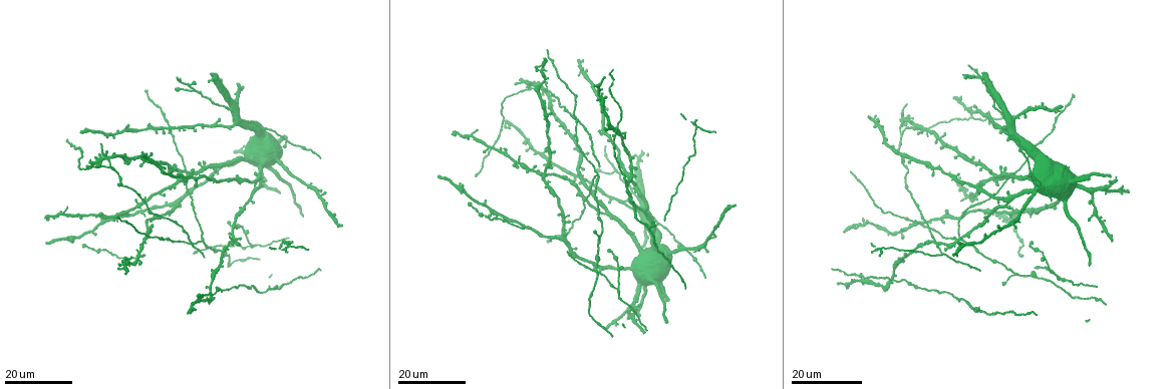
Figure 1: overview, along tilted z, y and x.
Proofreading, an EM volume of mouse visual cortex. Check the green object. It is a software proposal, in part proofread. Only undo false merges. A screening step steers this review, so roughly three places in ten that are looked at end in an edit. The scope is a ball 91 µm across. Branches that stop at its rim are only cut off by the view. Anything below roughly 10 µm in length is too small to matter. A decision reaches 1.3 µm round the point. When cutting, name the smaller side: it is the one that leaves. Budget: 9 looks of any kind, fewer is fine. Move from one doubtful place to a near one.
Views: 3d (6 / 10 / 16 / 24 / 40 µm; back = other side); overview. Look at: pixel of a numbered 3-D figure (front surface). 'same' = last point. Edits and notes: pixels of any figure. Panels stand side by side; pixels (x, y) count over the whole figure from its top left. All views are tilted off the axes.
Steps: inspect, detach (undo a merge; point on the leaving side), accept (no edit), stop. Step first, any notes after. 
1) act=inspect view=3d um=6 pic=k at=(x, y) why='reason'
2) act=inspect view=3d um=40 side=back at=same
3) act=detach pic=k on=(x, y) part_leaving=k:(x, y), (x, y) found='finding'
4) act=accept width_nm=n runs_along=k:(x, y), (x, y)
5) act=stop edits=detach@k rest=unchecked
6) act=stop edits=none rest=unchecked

act=inspect view=3d um=24 pic=1 at=(894, 269) why='sudden change in width'

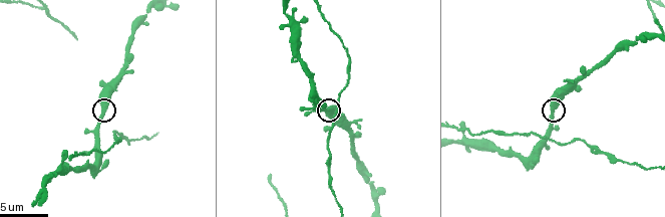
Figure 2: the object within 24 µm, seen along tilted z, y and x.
act=inspect view=3d um=6 pic=2 at=(552, 110) why='zoom in'

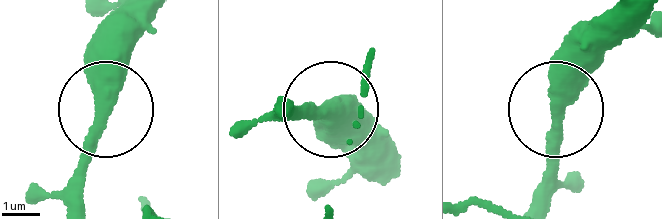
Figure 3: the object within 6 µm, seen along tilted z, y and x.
act=accept width_nm=390 runs_along=3:(389, 170), (338, 133), (332, 118), (301, 106), (291, 117) found='continuous, no second neuron'

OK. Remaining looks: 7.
act=inspect view=3d um=24 pic=1 at=(542, 87) why='side arm on a straight run'

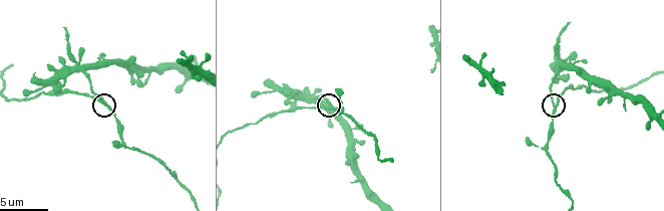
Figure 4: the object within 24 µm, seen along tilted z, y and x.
act=inspect view=3d um=10 pic=4 at=(331, 106)

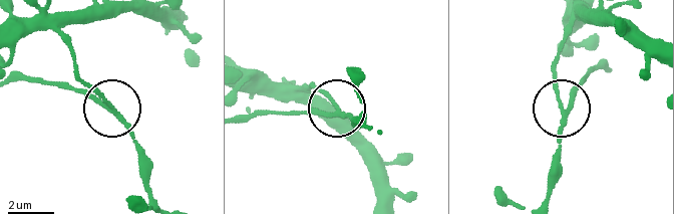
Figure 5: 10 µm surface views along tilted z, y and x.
act=detach pic=5 on=(571, 94) part_leaving=5:(562, 118), (577, 86), (593, 69), (608, 67) found='two neurons meet here'

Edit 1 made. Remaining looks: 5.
act=inspect view=overview

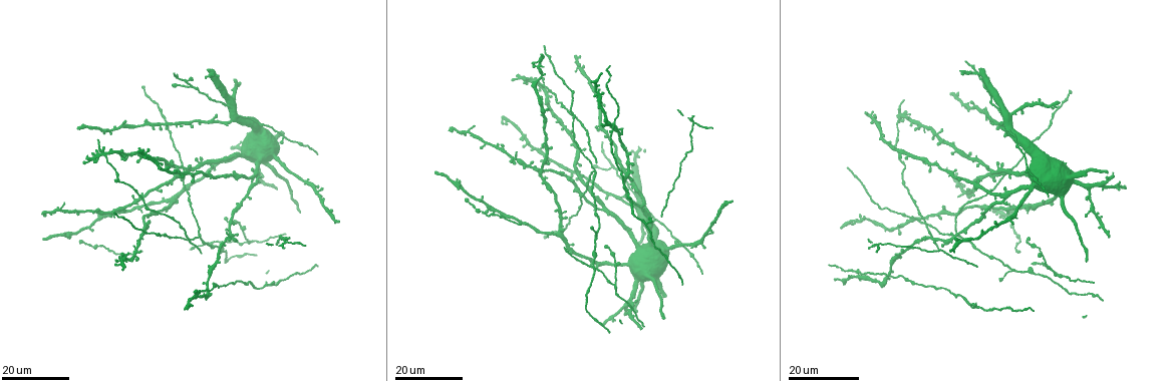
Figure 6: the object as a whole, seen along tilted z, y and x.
act=inspect view=3d um=16 pic=6 at=(594, 175)

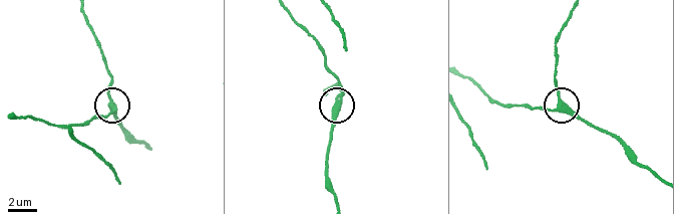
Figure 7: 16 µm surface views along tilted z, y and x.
act=inspect view=3d um=6 pic=7 at=(559, 109)

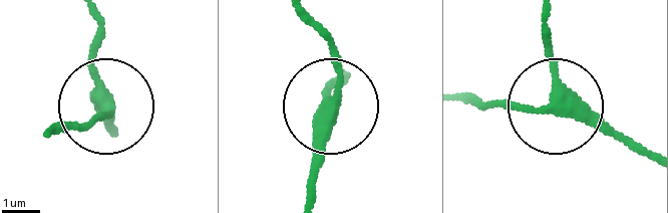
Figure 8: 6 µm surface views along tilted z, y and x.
act=accept arms=3 runs_along=8:(544, 10), (554, 104), (471, 100) found='all the same neuron'

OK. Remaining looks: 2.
act=inspect view=3d um=24 pic=6 at=(644, 223) why='side arm on a straight run'

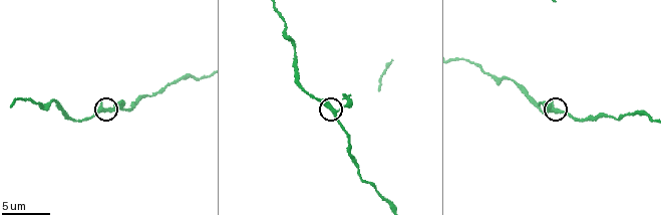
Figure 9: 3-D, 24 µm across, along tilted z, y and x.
act=inspect view=3d um=10 pic=9 at=(558, 112)

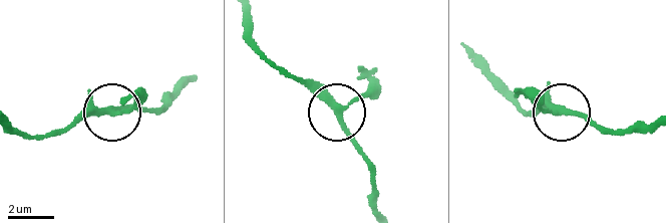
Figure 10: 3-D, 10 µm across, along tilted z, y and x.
act=accept arms=3 runs_along=10:(16, 132), (56, 135), (97, 112), (157, 107) found='all the same neuron'

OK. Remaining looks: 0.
act=stop edits=detach@5 rest=unchecked

